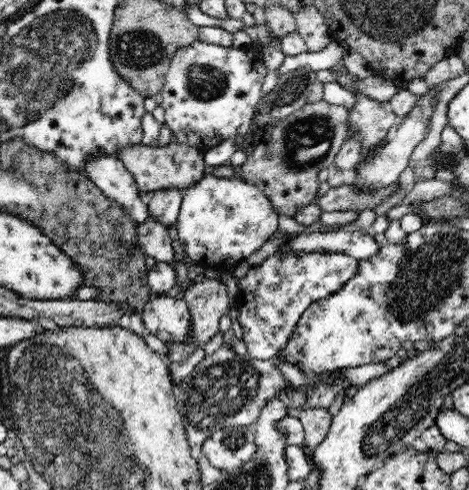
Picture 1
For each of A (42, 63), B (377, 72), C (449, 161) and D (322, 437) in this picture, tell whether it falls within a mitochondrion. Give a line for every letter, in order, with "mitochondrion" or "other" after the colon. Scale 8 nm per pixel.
A: mitochondrion
B: other
C: other
D: other

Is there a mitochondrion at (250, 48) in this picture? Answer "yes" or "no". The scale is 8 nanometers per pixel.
no

